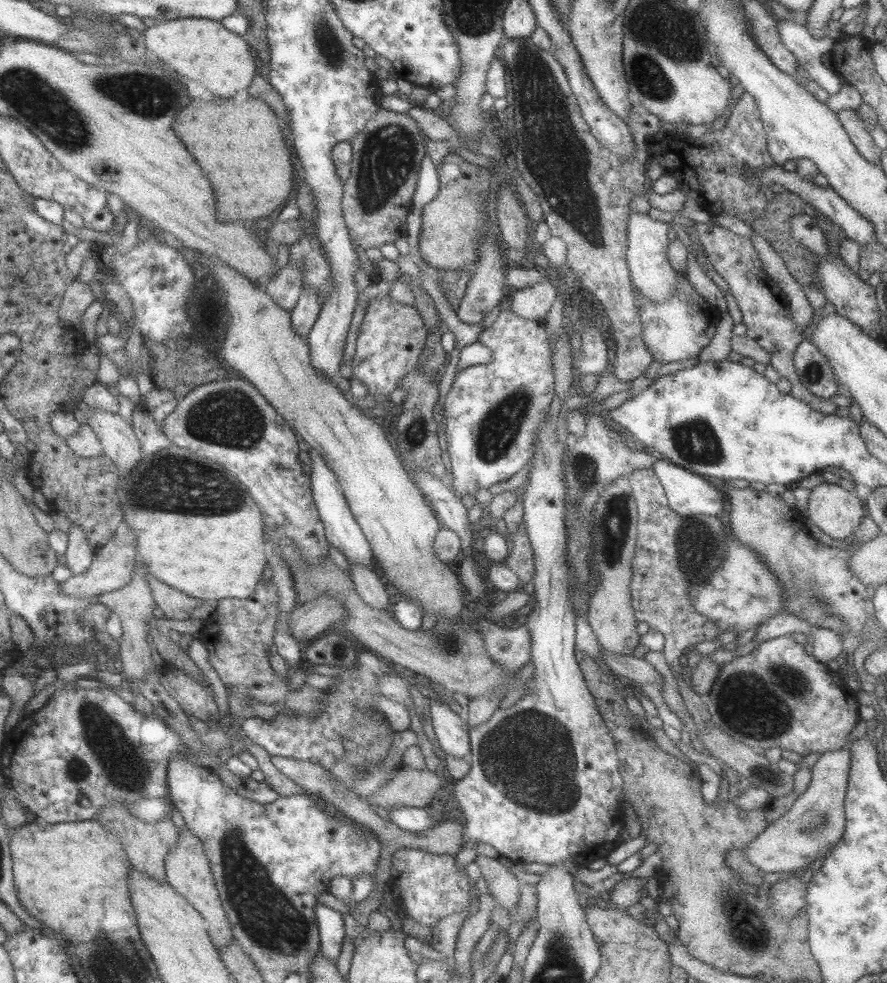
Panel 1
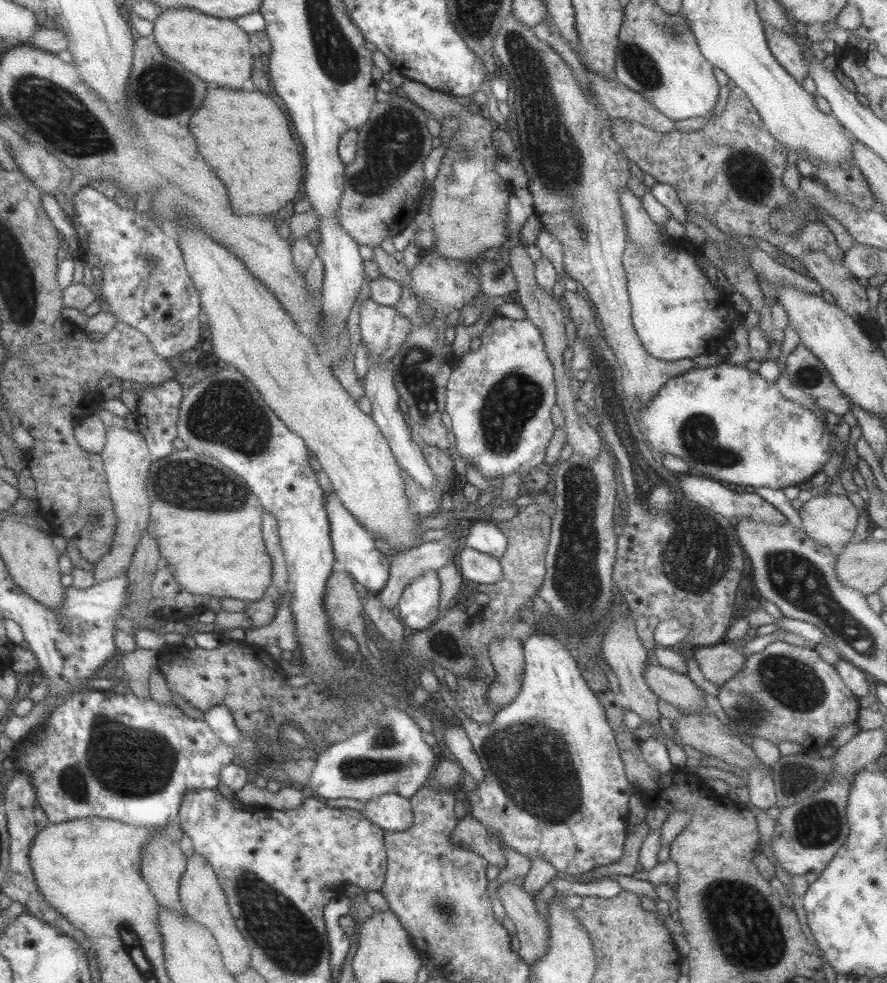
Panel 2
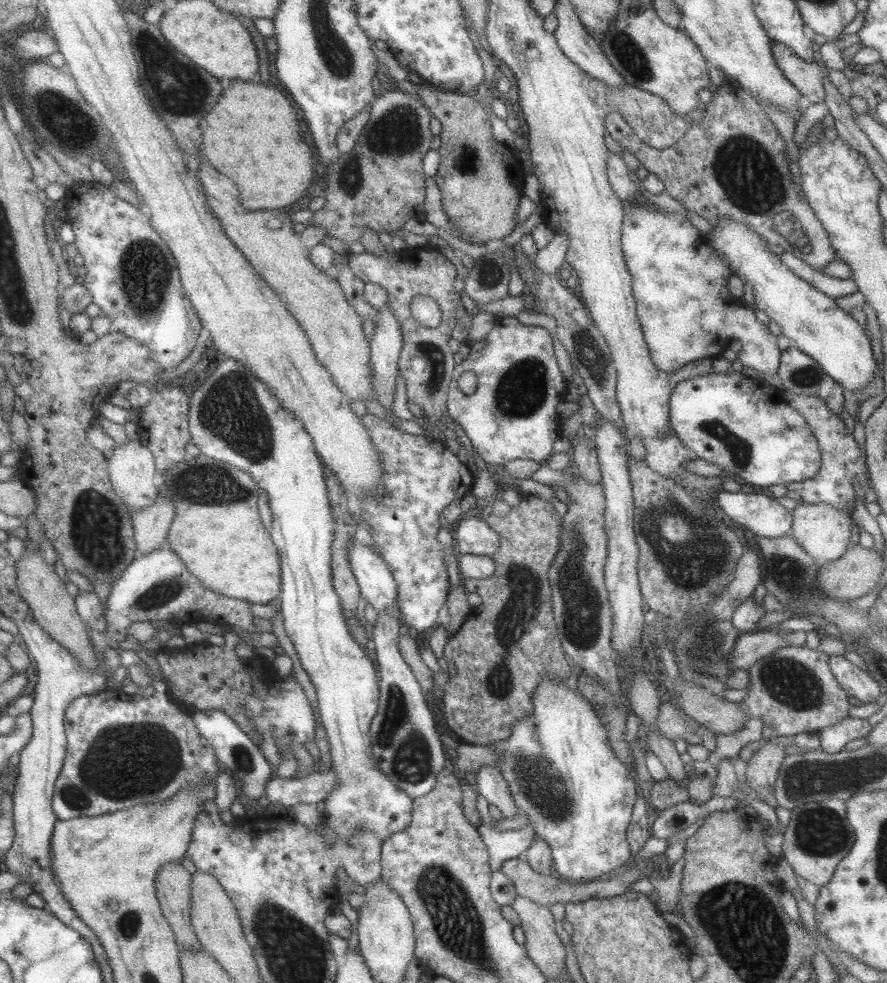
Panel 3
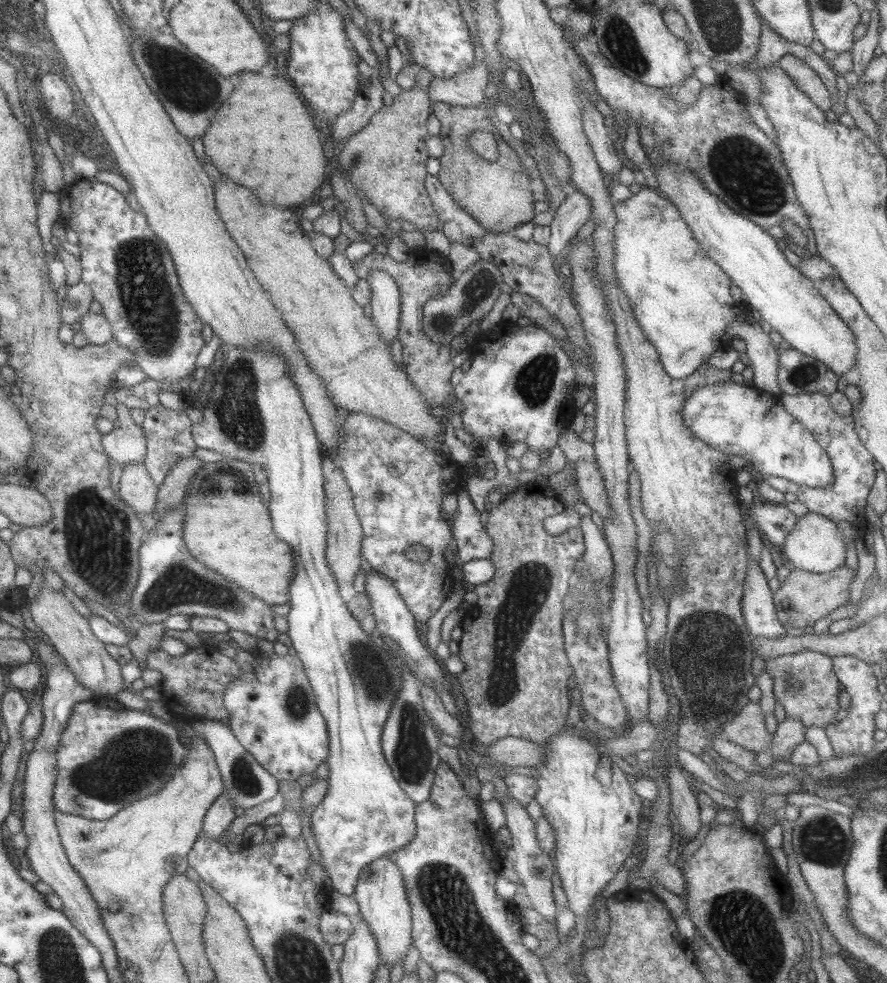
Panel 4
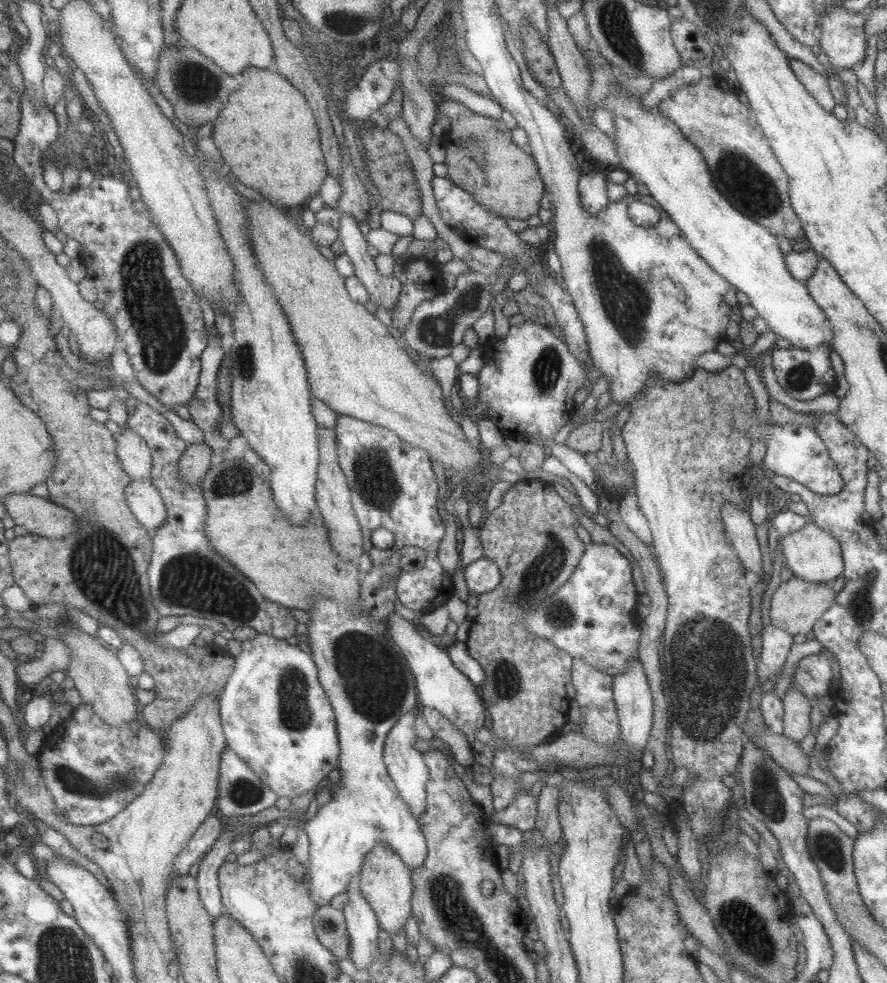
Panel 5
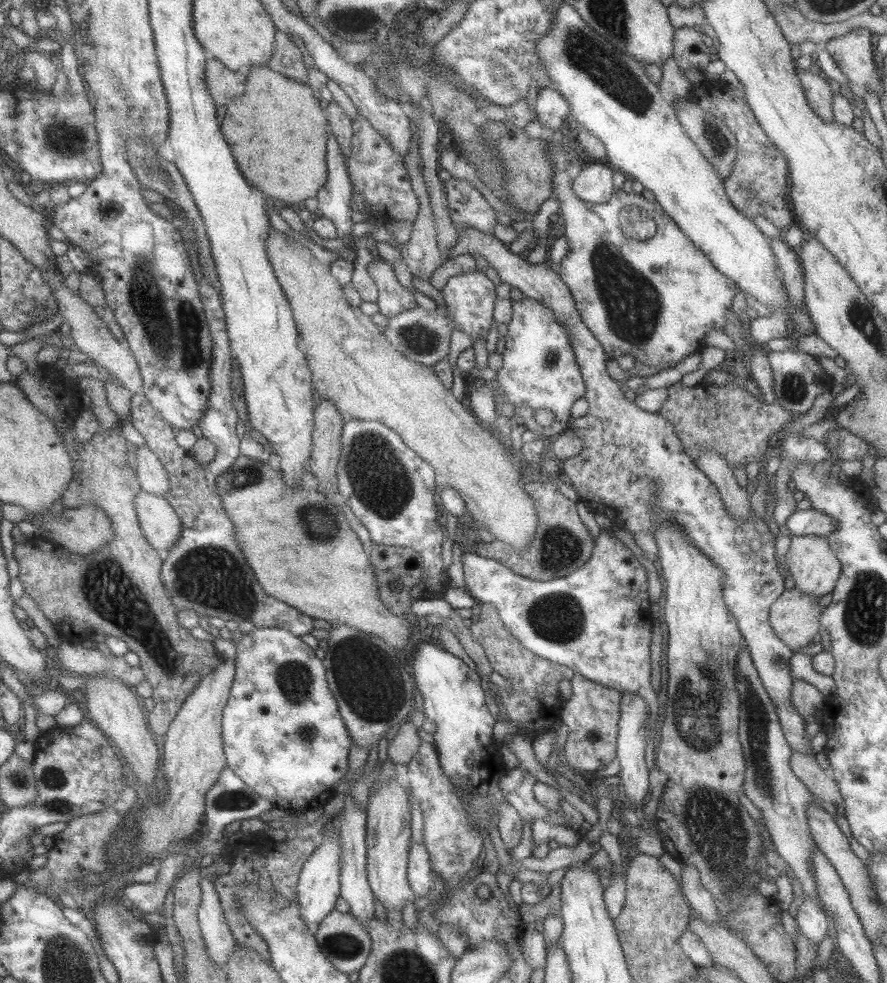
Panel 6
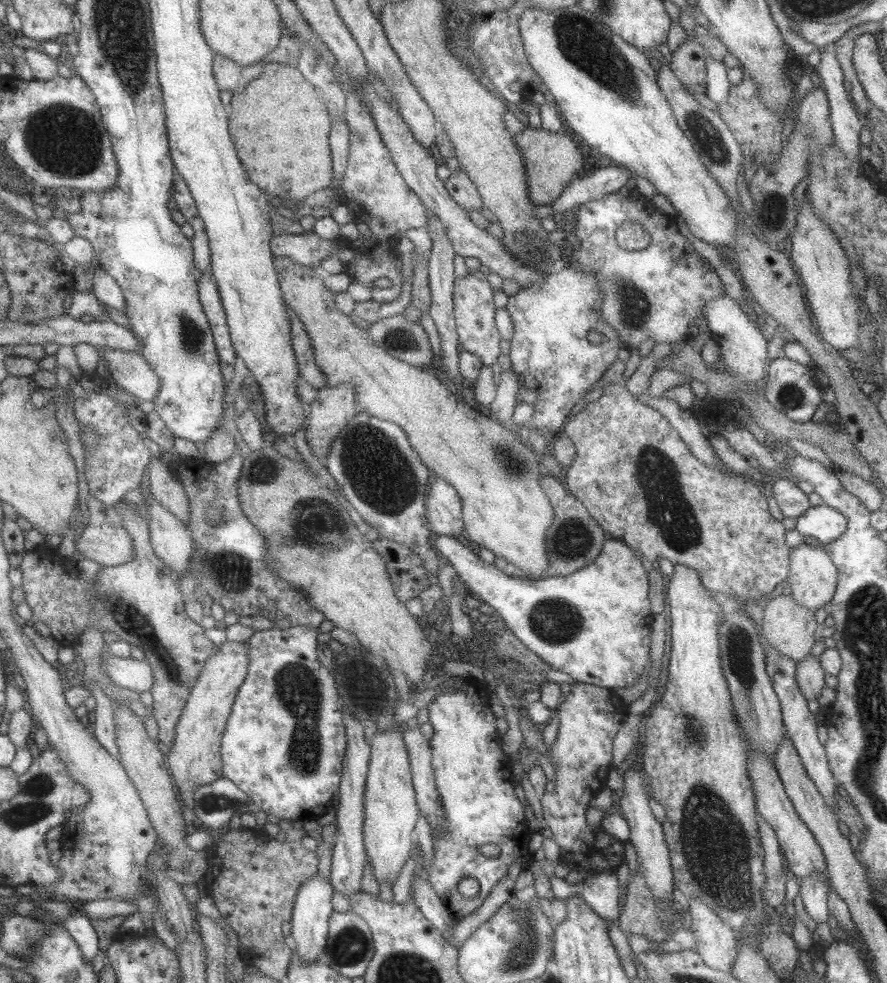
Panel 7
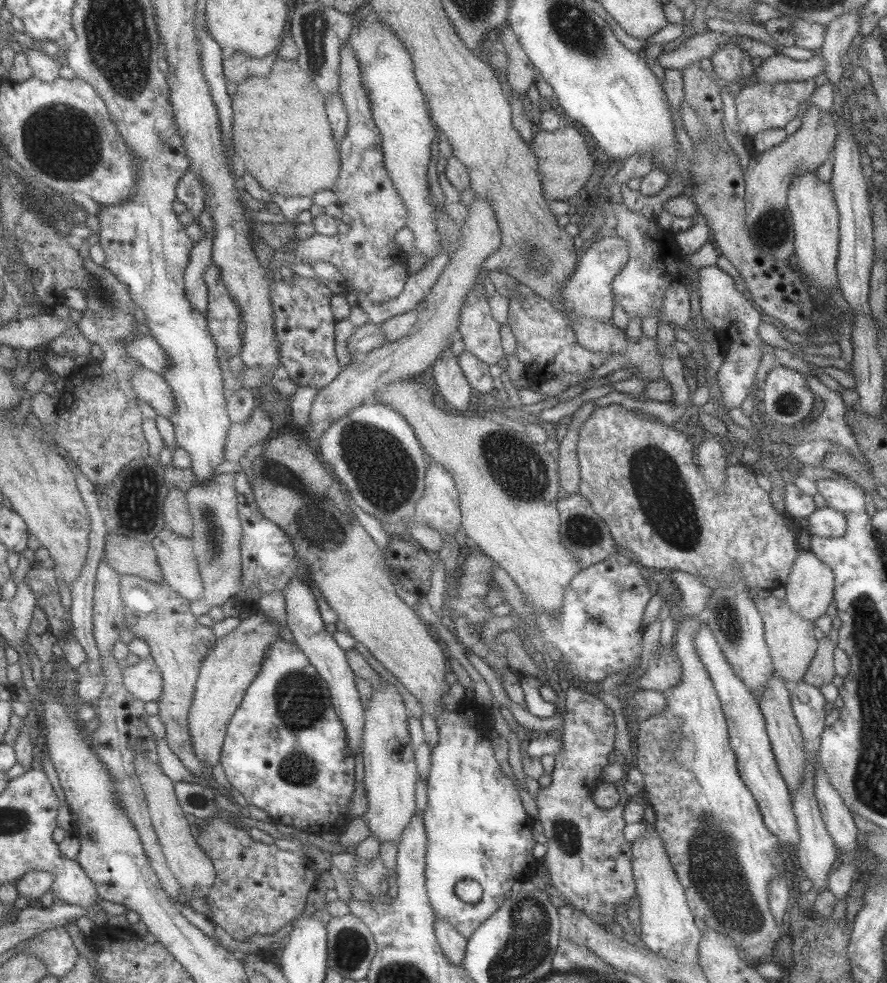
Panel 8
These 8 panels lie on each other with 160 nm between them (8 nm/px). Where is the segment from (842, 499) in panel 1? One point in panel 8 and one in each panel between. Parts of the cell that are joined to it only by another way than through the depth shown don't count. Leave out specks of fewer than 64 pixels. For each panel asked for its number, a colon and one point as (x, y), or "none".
2: (829, 519)
3: (822, 531)
4: (814, 544)
5: (810, 553)
6: (814, 568)
7: (812, 577)
8: (810, 583)

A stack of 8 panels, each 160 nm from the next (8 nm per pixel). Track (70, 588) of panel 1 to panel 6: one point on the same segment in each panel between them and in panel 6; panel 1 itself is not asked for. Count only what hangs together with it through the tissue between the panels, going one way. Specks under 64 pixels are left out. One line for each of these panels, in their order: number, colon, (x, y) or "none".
2: (126, 461)
3: (130, 466)
4: (135, 486)
5: (144, 501)
6: (160, 525)

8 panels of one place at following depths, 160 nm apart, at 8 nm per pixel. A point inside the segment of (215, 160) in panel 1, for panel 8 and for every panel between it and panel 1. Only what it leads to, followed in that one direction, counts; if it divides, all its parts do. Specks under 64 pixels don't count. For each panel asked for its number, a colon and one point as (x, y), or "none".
2: (255, 157)
3: (252, 135)
4: (275, 151)
5: (287, 168)
6: (276, 131)
7: (280, 133)
8: (284, 139)

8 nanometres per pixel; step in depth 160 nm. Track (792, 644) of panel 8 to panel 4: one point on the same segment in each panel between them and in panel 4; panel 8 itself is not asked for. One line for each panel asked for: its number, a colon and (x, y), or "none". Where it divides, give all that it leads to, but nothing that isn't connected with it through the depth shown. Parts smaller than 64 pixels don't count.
4: (803, 597)
5: (796, 604)
6: (794, 616)
7: (788, 627)

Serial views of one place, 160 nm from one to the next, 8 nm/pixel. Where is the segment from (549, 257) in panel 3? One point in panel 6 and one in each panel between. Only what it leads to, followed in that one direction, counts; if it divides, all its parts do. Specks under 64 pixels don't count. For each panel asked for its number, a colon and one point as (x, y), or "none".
4: (574, 211)
5: (591, 187)
6: (592, 184)

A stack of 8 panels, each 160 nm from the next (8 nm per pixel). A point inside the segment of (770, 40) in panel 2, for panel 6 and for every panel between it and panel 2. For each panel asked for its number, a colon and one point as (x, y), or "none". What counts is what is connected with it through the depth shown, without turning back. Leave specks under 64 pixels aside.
3: (807, 78)
4: (804, 78)
5: (816, 85)
6: (817, 92)

